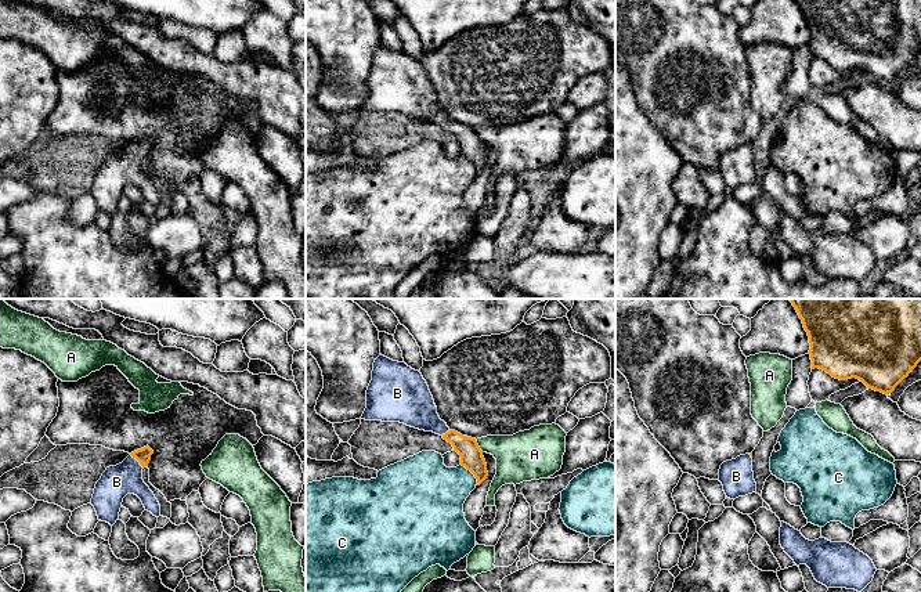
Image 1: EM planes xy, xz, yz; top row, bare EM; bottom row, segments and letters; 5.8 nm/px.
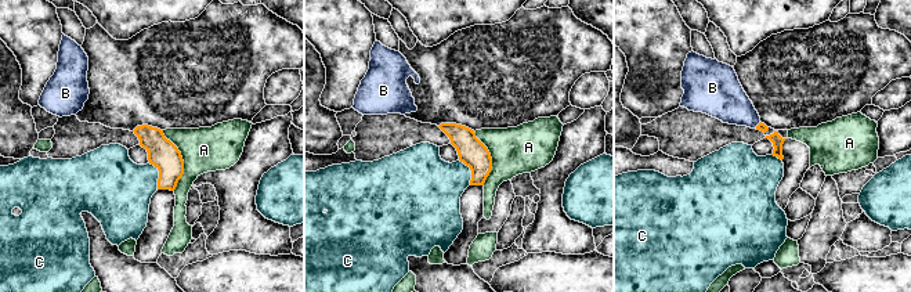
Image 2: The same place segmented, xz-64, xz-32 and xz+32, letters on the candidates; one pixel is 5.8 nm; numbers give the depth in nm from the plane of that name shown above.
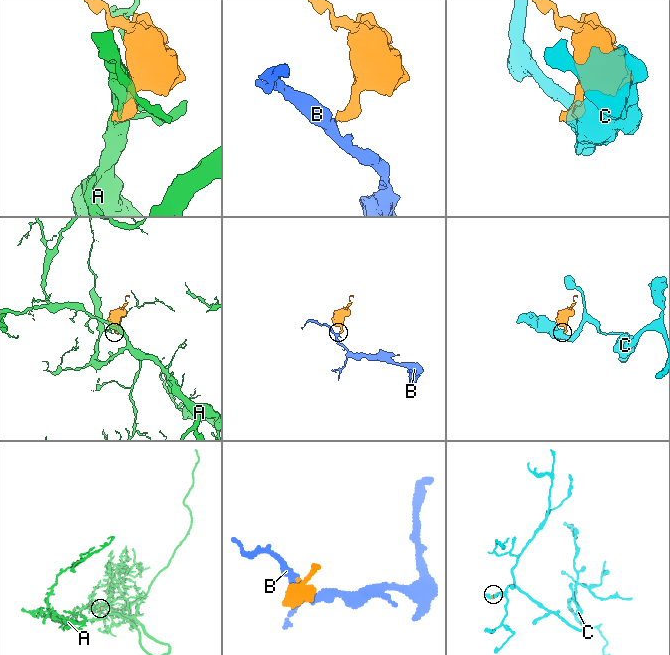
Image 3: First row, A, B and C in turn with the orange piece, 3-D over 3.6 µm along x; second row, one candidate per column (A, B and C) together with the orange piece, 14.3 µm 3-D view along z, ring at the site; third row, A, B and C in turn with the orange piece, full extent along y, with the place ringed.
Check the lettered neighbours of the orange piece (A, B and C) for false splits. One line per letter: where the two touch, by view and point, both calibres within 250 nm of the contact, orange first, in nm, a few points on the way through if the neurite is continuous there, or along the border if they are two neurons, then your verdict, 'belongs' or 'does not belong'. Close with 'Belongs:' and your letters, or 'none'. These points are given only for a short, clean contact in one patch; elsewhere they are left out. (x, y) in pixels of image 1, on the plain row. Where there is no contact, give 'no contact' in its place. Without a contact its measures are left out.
A: contact xz (477, 136); calibres 130 and 260 nm; does not belong
B: contact xy (137, 150); calibres 90 and 190 nm; way xy (143, 145), (137, 150), (116, 172); belongs
C: contact xz (472, 162); calibres 130 and 340 nm; border xz (461, 154), (473, 165), (476, 174); does not belong
Belongs: B

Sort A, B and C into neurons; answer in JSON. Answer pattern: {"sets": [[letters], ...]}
{"sets": [["A"], ["B"], ["C"]]}

